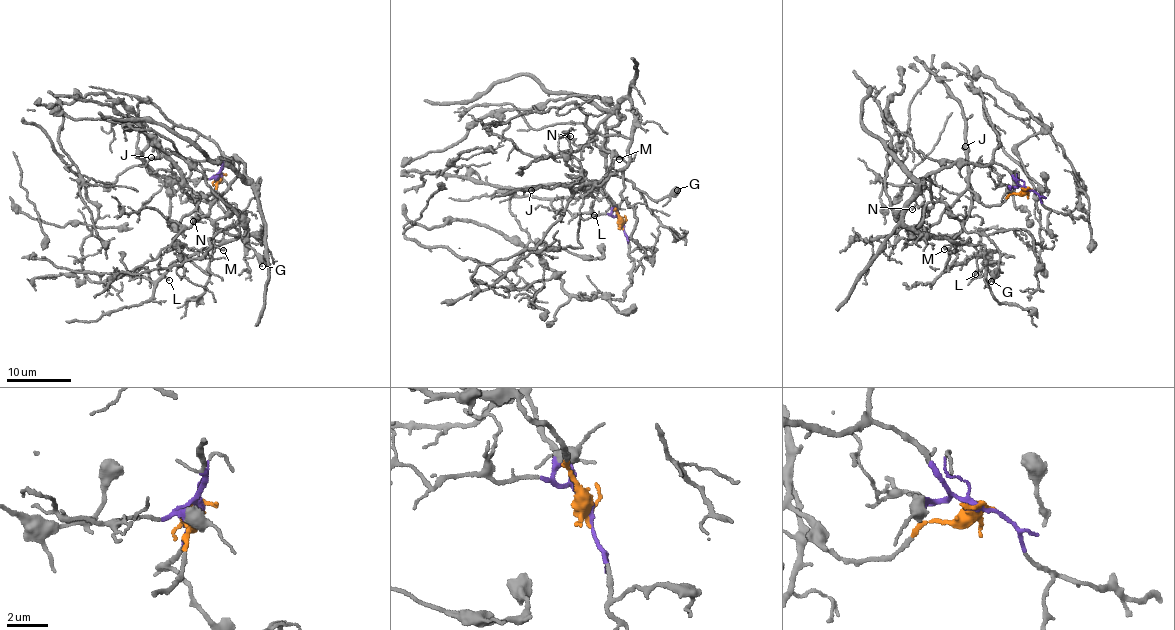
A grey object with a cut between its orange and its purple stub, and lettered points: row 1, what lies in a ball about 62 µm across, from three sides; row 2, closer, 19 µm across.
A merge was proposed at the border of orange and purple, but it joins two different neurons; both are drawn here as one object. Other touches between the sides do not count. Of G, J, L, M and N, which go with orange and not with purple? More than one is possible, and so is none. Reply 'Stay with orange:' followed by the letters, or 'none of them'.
Stay with orange: G, J, L, M

